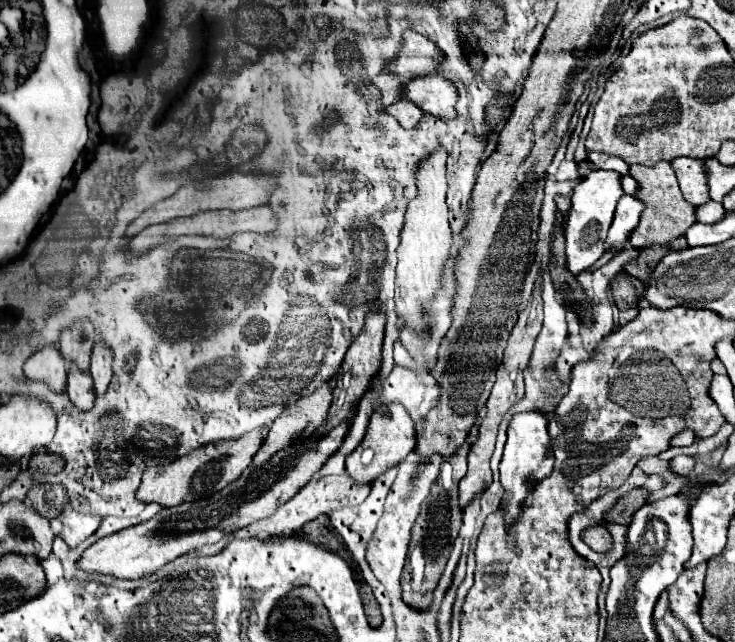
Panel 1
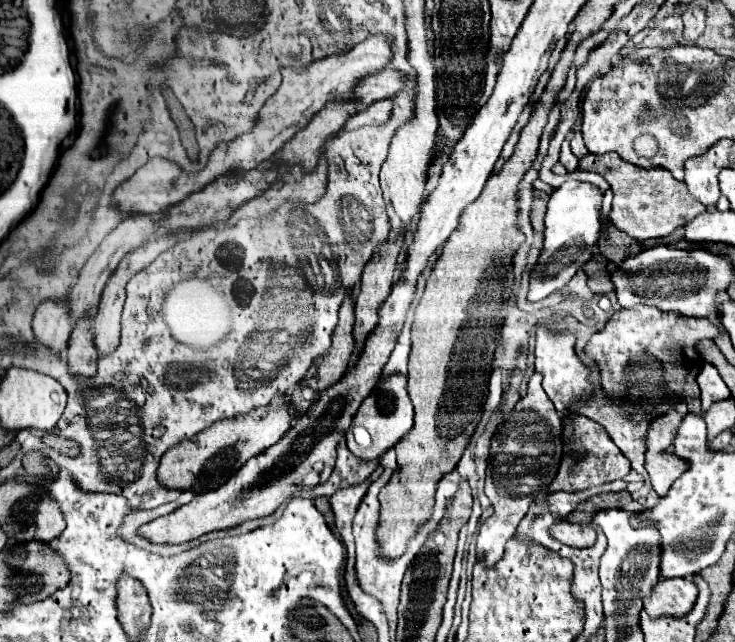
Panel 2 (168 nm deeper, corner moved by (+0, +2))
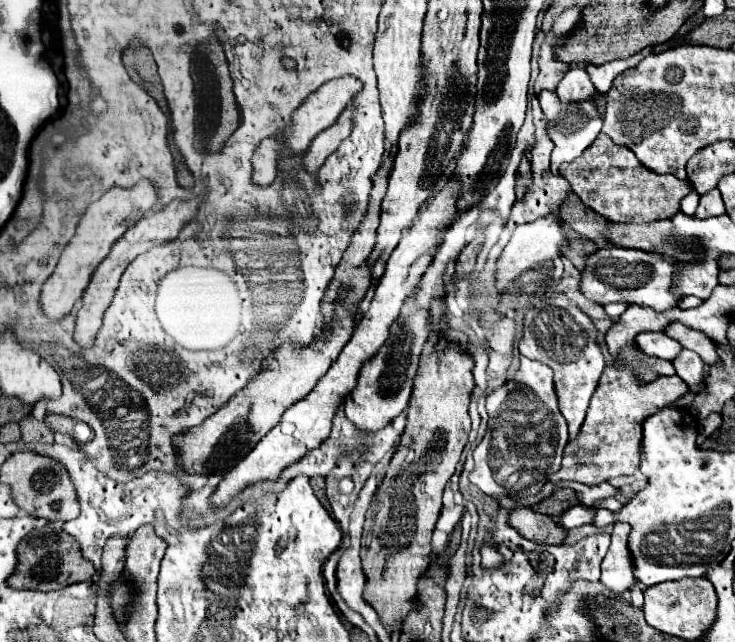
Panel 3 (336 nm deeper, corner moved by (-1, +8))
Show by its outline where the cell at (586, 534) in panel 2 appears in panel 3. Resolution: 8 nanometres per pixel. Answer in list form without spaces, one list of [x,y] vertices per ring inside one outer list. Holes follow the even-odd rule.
[[[515,508],[509,524],[525,538],[539,544],[563,544],[567,538],[567,530],[563,526],[545,514],[533,512],[531,508]]]

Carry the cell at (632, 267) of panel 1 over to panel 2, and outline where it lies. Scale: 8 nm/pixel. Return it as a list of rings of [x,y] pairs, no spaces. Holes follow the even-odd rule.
[[[602,222],[596,246],[600,248],[602,256],[606,256],[608,260],[612,260],[614,264],[622,264],[624,258],[634,256],[634,254],[638,254],[642,250],[642,246],[640,246],[638,240],[626,236],[618,228],[614,228],[610,222],[606,226]]]

